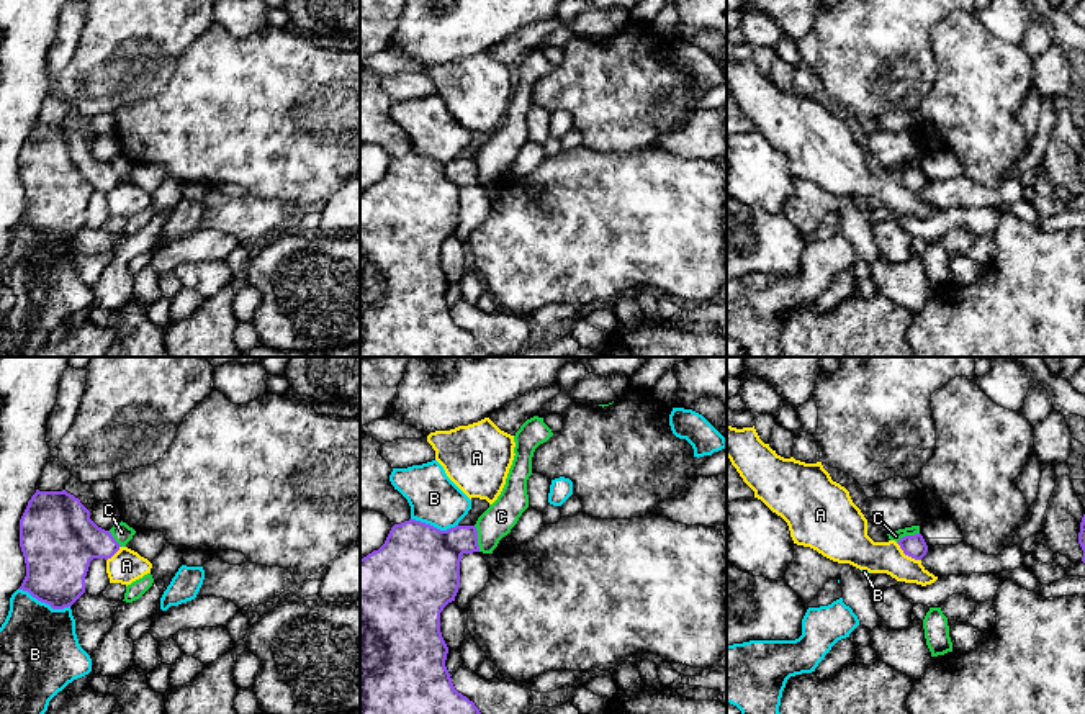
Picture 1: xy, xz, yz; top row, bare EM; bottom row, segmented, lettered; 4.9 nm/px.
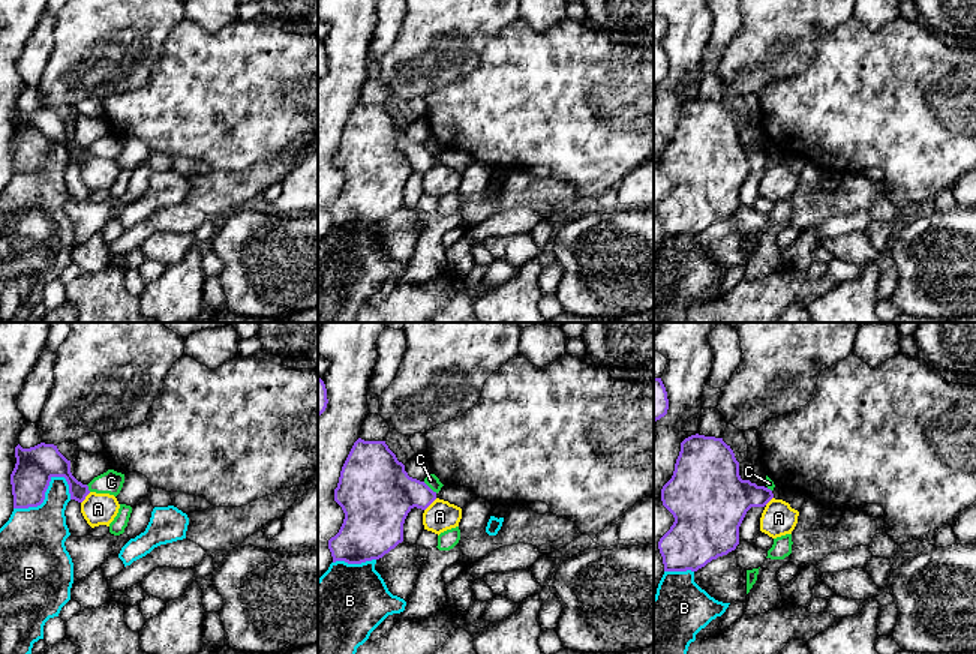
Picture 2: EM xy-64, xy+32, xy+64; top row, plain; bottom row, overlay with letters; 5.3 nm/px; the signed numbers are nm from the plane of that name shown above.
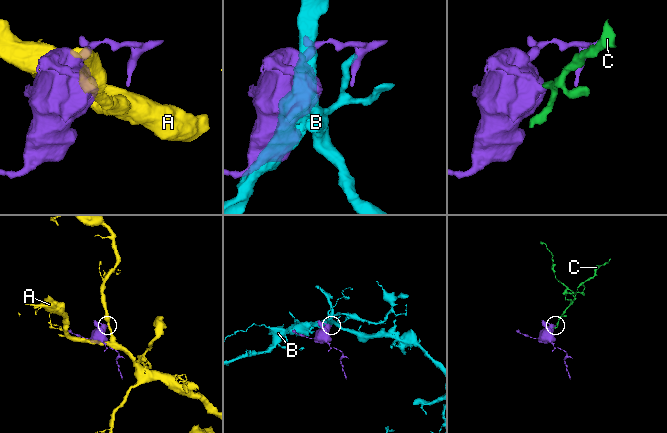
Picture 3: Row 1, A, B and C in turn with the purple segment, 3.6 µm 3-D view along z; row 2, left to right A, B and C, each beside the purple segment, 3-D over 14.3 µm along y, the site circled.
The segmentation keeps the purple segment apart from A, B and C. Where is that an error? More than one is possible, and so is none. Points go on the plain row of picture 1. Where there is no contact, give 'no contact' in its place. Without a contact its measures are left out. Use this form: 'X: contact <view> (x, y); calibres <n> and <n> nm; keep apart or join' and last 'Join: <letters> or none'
A: contact yz (907, 187); calibres 110 and 170 nm; keep apart
B: contact xy (45, 234); calibres 340 and 400 nm; keep apart
C: contact xz (477, 172); calibres 300 and 160 nm; keep apart
Join: none

